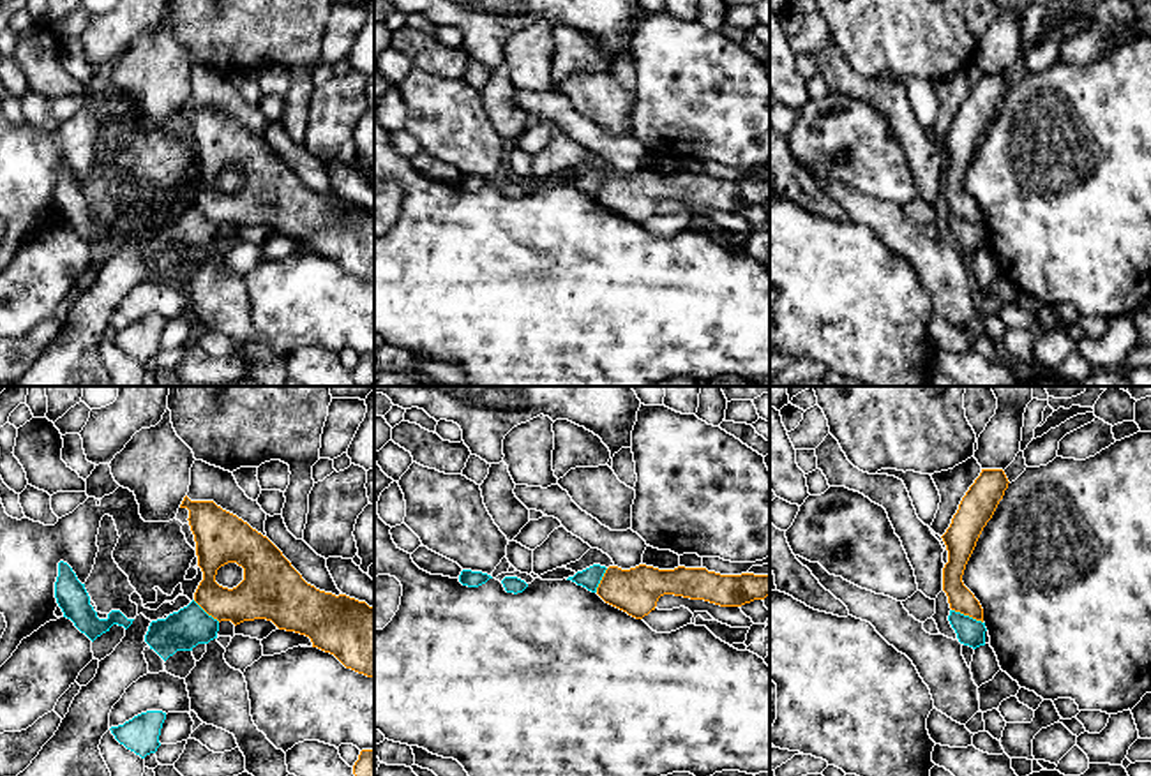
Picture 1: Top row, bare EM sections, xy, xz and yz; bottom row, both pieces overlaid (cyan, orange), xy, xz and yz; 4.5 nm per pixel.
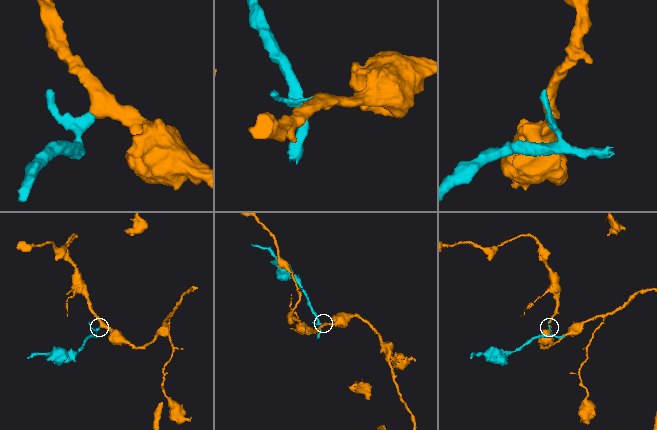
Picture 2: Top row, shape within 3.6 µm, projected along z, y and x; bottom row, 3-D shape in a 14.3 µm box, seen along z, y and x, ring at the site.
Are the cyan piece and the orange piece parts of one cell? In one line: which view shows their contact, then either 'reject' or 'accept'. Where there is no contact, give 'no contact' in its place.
yz | reject

